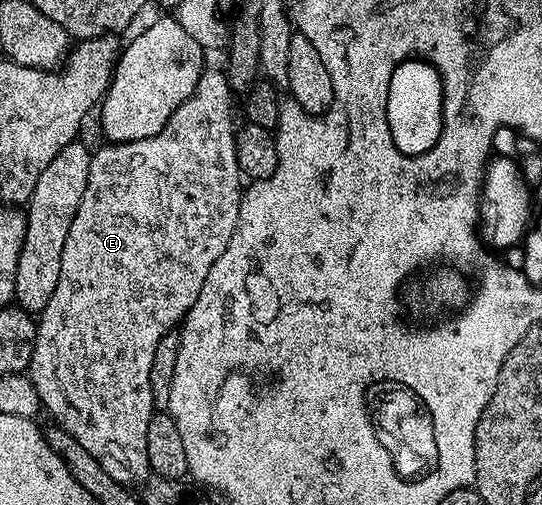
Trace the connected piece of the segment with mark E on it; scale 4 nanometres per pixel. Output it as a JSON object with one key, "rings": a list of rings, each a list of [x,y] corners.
{"rings":[[[210,82],[210,86],[206,86],[210,94],[206,94],[202,102],[190,102],[190,118],[182,118],[182,114],[178,114],[178,122],[168,119],[166,126],[156,136],[135,142],[106,144],[103,150],[93,151],[88,184],[76,208],[72,228],[68,228],[68,240],[64,240],[64,256],[60,256],[60,280],[56,280],[56,292],[52,292],[48,304],[44,304],[42,313],[36,318],[34,351],[30,357],[28,377],[36,388],[39,403],[58,420],[57,425],[61,429],[69,432],[77,442],[84,444],[84,448],[88,448],[88,452],[92,452],[92,456],[96,456],[108,476],[123,484],[130,484],[133,478],[141,479],[148,470],[148,420],[156,413],[149,387],[149,372],[156,346],[164,335],[185,319],[192,304],[196,304],[196,296],[200,296],[200,288],[204,288],[204,280],[208,280],[212,264],[222,255],[224,248],[228,248],[234,230],[238,227],[244,175],[238,167],[234,147],[236,126],[234,122],[229,126],[226,126],[226,122],[214,122],[214,114],[218,114],[218,110],[226,110],[226,106],[214,98],[214,86],[218,86],[218,82]]]}

